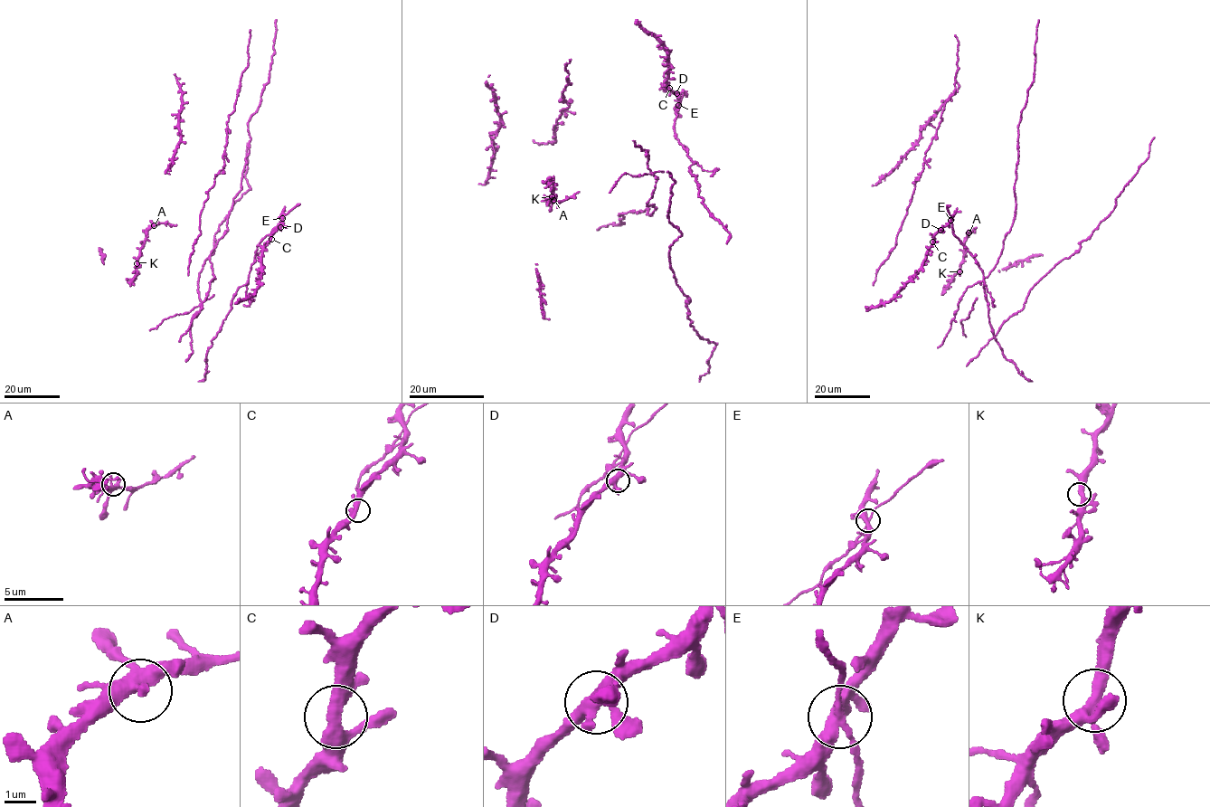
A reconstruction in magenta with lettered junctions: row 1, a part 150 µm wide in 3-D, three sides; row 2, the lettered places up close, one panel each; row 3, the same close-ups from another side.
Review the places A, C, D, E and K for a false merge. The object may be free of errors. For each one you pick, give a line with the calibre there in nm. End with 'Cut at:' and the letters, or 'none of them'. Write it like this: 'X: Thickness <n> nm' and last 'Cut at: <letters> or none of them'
E: Thickness 360 nm
Cut at: E

